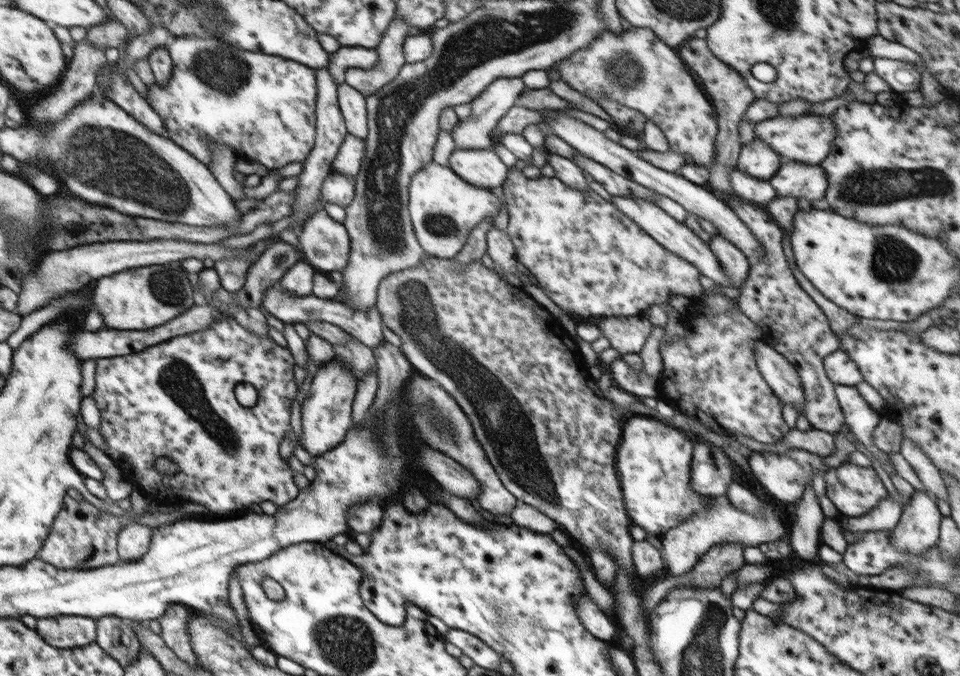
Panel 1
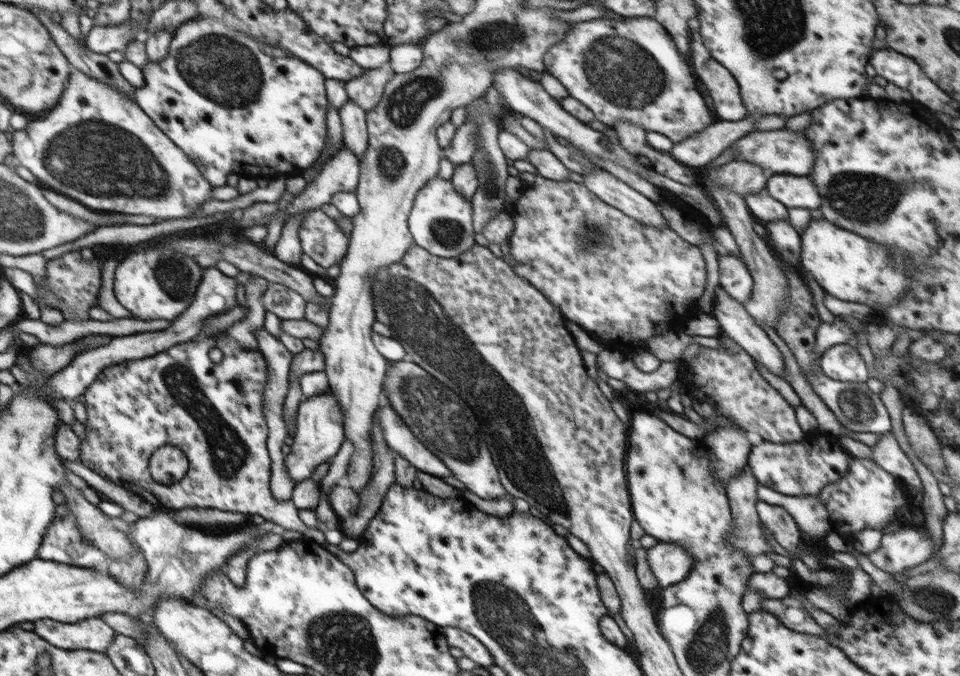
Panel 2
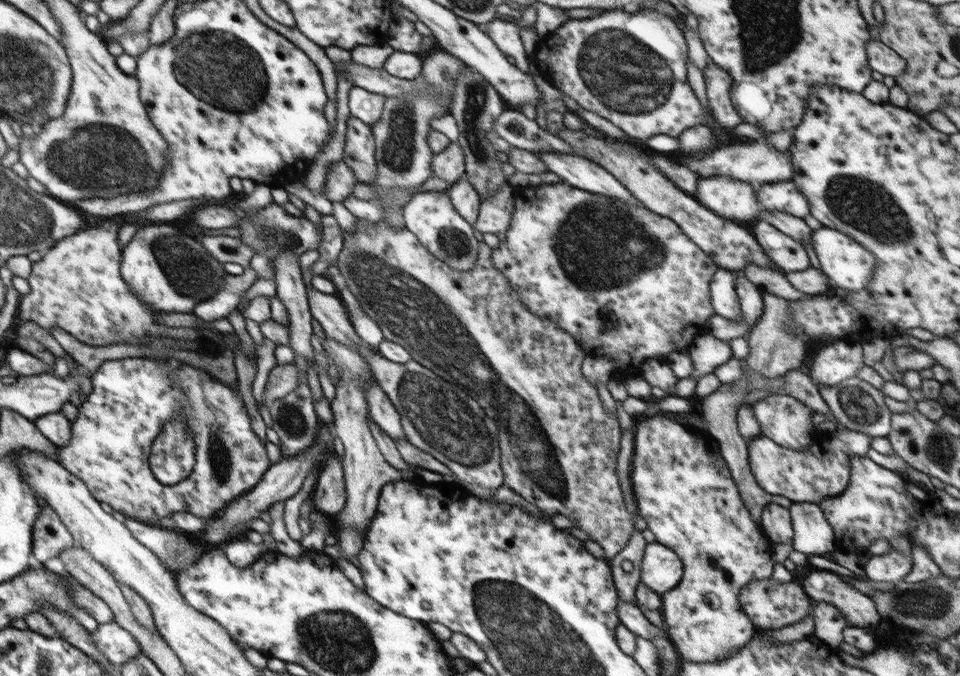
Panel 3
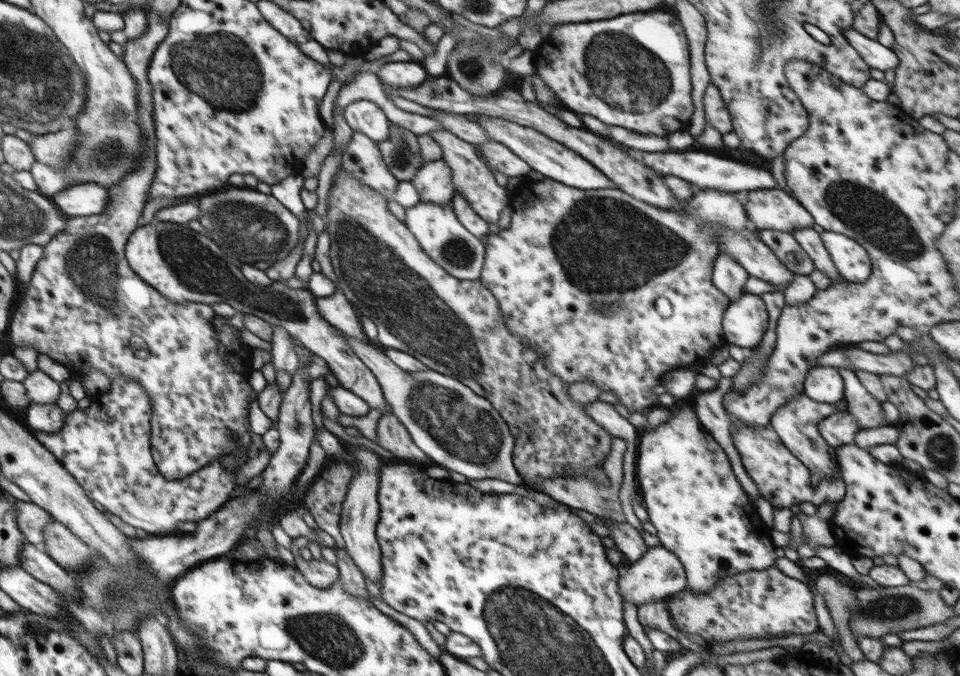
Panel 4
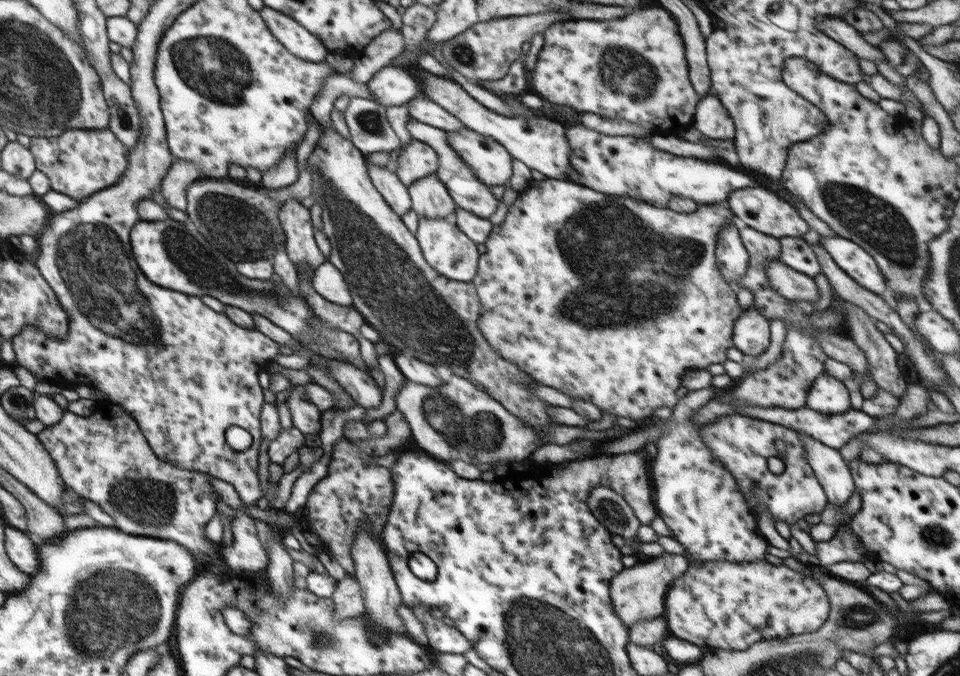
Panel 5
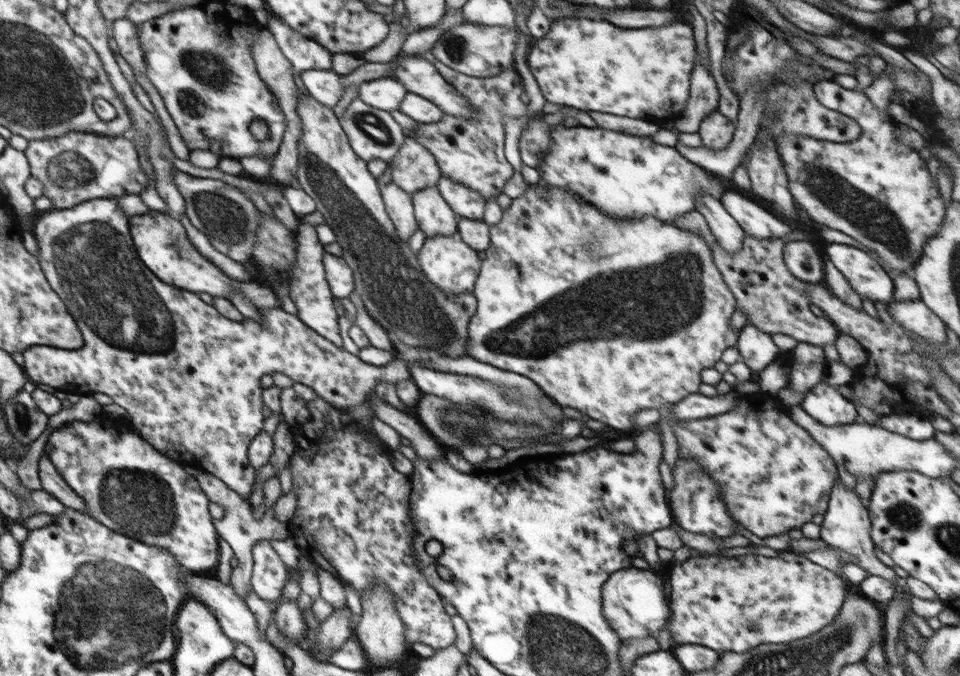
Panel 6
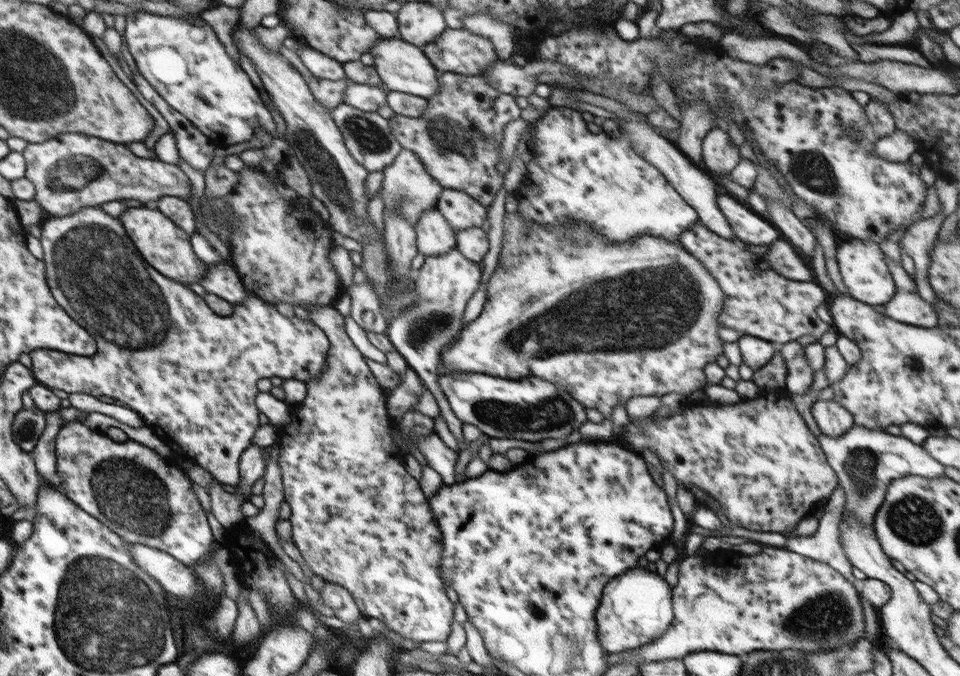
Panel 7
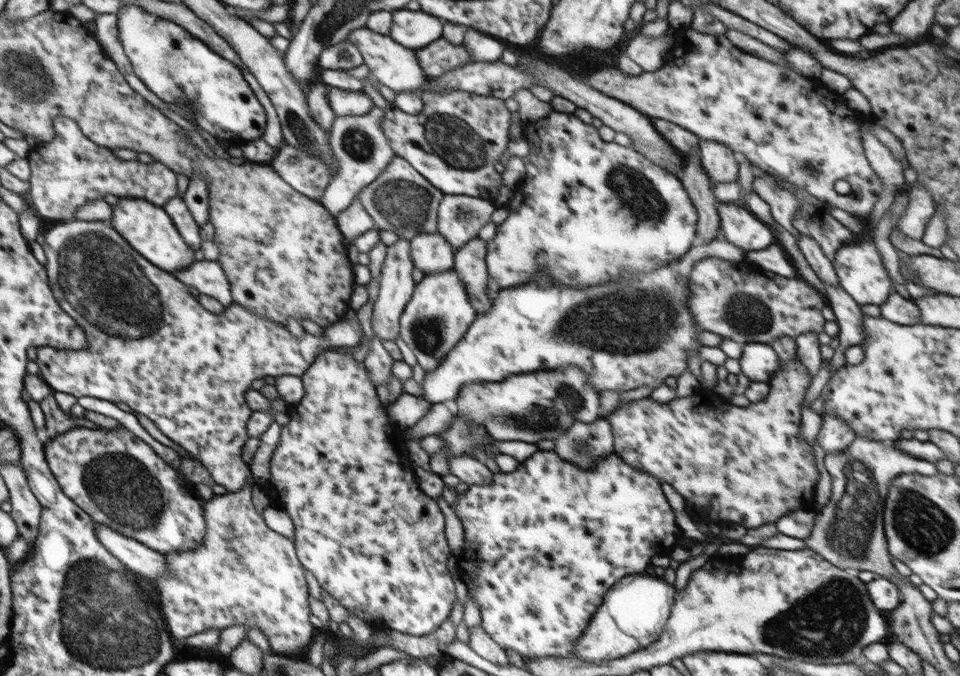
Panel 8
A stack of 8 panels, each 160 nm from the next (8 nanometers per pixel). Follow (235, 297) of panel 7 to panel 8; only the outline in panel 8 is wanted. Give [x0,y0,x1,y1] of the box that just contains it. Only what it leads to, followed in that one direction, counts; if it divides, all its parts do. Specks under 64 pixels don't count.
[174,260,233,307]

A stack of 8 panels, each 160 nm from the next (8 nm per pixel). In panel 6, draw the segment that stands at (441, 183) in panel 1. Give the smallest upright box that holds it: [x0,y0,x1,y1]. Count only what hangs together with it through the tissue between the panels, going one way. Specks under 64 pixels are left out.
[417,232,481,294]

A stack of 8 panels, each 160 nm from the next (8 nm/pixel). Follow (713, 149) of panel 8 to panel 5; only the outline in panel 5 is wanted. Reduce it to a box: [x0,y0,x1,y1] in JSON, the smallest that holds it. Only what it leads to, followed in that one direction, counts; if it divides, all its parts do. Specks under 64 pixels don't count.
[692,91,735,140]

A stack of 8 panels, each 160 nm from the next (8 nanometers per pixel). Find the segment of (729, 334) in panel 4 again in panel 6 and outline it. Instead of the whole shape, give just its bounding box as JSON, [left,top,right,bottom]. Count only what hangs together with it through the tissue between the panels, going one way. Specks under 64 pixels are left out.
[735,324,780,373]

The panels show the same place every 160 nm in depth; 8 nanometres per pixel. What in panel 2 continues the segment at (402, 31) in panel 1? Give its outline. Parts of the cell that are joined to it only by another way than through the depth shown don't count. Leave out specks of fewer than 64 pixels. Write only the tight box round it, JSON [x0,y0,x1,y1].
[345,67,390,112]

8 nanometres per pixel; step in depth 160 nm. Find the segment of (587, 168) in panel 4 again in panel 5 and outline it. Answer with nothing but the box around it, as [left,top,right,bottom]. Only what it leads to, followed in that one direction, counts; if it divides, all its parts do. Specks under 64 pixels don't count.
[415,67,571,180]

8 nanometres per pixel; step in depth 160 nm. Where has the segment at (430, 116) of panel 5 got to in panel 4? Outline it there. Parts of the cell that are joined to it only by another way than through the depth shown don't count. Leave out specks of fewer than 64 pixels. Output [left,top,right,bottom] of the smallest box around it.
[431,111,492,146]

